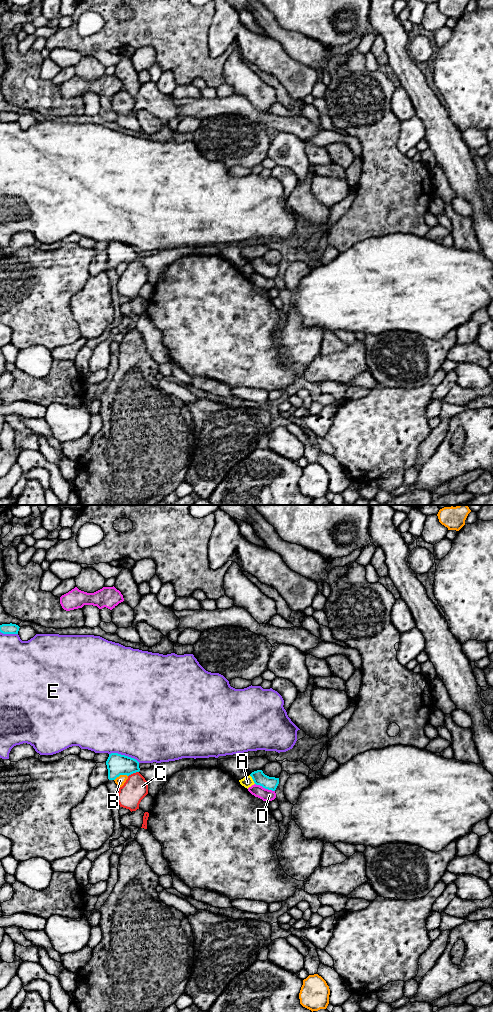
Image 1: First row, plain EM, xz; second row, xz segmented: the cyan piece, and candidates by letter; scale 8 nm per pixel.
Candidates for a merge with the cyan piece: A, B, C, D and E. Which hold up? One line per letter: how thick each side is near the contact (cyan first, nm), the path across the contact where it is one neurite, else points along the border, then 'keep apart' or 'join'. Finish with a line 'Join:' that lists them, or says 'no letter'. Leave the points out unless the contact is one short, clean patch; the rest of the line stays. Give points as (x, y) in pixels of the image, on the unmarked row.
A: 110 nm thick on the cyan side, 90 nm on the other; border along xz (249, 263), (255, 271); keep apart
B: 170 nm thick on the cyan side, 70 nm on the other; keep apart
C: 170 nm thick on the cyan side, 200 nm on the other; keep apart
D: 110 nm thick on the cyan side, 100 nm on the other; keep apart
E: 170 nm thick on the cyan side, 500 nm on the other; keep apart
Join: no letter

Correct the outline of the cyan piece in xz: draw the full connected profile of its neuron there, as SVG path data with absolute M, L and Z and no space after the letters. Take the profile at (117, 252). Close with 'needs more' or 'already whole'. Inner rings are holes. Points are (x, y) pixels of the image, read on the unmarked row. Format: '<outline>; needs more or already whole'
M111 241L106 249L108 267L115 268L120 263L131 263L139 260L139 250L131 245L118 241Z; already whole

